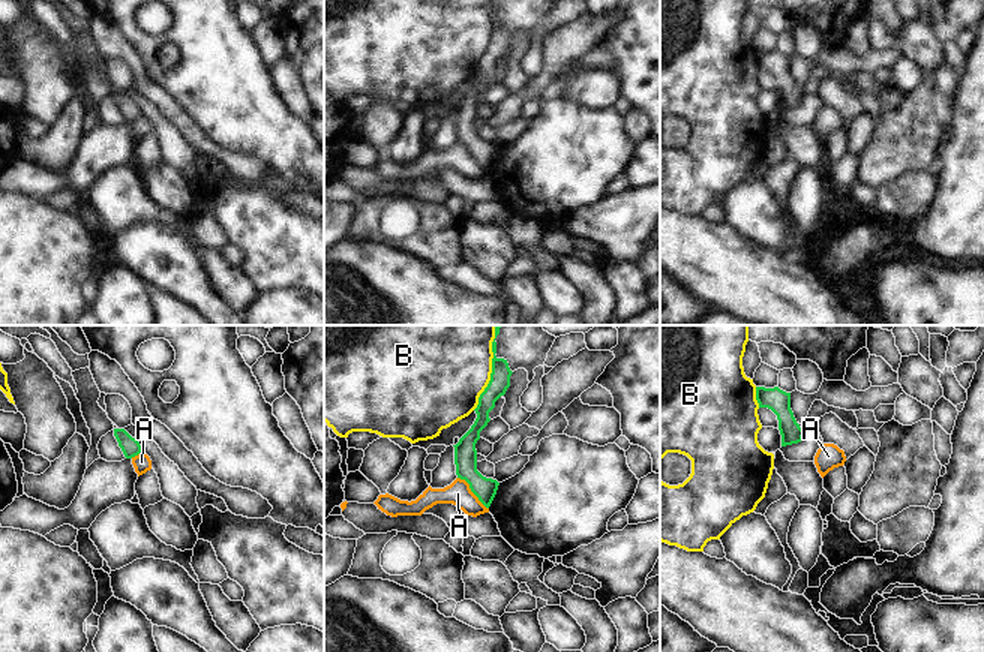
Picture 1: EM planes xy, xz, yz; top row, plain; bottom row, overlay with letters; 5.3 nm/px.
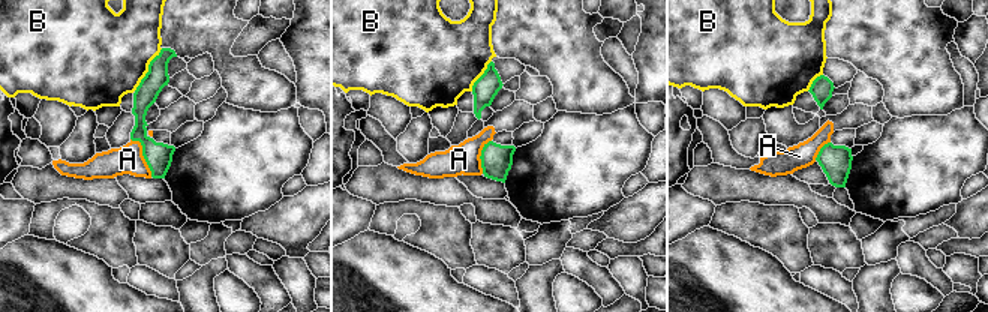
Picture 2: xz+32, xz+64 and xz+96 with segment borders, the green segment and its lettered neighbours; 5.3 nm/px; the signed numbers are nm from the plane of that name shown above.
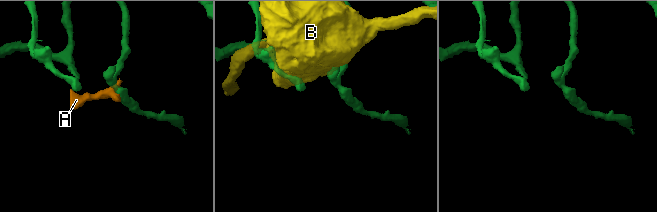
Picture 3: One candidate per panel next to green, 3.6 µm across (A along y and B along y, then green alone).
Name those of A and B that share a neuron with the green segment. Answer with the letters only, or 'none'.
none

